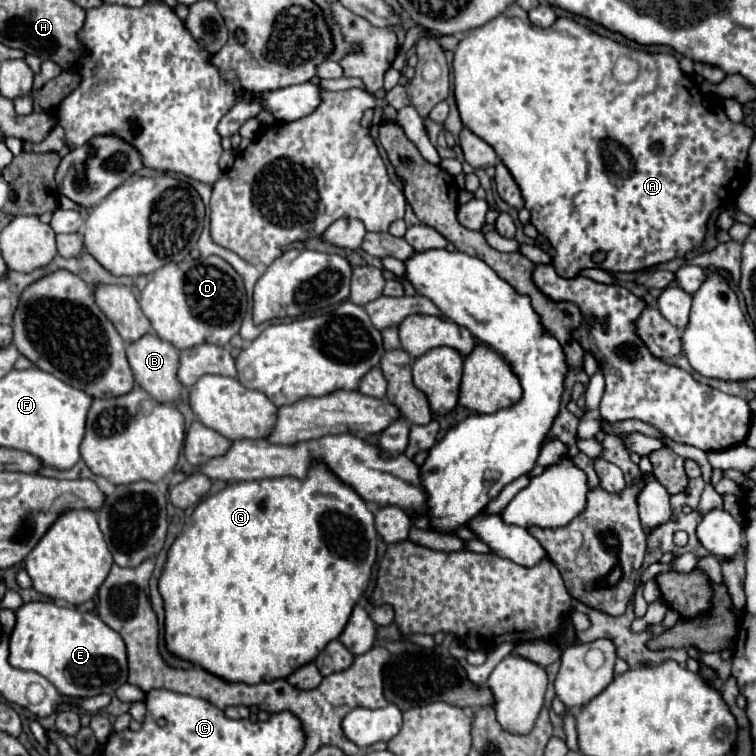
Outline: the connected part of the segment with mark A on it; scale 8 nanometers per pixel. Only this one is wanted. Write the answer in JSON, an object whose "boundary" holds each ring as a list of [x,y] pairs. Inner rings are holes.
{"boundary":[[[501,13],[483,27],[471,29],[453,51],[453,77],[455,77],[455,101],[461,115],[461,121],[477,137],[483,137],[501,161],[511,169],[517,185],[521,187],[525,207],[531,211],[531,223],[541,235],[547,235],[549,243],[555,249],[553,267],[561,277],[575,277],[585,267],[597,267],[603,271],[643,271],[653,265],[671,261],[675,257],[685,257],[687,251],[693,251],[701,245],[707,233],[707,221],[711,213],[743,189],[747,179],[747,149],[753,141],[753,129],[743,123],[733,123],[719,105],[713,105],[695,89],[695,83],[679,69],[679,63],[669,53],[645,53],[629,49],[609,37],[589,33],[573,19],[557,19],[555,25],[543,29],[531,25],[525,17]],[[627,55],[639,63],[639,77],[633,83],[619,83],[613,77],[615,61]]]}

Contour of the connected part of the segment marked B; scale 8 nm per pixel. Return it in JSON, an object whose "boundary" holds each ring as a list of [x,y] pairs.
{"boundary":[[[147,333],[141,339],[127,345],[127,359],[133,371],[135,383],[143,387],[147,393],[151,393],[151,397],[163,403],[177,403],[181,399],[183,387],[179,385],[179,379],[175,377],[175,365],[179,365],[179,357],[177,357],[177,349],[171,343],[161,341],[153,333]]]}

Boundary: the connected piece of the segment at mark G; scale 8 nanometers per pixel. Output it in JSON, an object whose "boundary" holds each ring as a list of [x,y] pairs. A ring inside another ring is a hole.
{"boundary":[[[313,463],[305,479],[297,477],[275,477],[261,481],[241,481],[229,483],[219,493],[203,499],[191,513],[189,529],[175,539],[167,553],[167,563],[159,579],[159,591],[165,601],[165,641],[167,649],[181,659],[201,665],[217,677],[227,677],[227,681],[247,681],[249,685],[259,681],[273,681],[289,677],[299,665],[313,661],[329,641],[337,639],[345,629],[349,615],[357,601],[369,587],[371,567],[377,557],[377,531],[373,523],[373,513],[367,503],[359,497],[355,489],[345,485],[325,463]]]}

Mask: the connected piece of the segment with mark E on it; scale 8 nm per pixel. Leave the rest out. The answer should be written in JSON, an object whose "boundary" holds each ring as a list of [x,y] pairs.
{"boundary":[[[33,601],[17,609],[17,623],[11,635],[9,661],[17,669],[43,675],[67,697],[93,697],[115,693],[127,683],[127,649],[117,631],[105,625],[95,613],[81,613],[59,603]]]}

